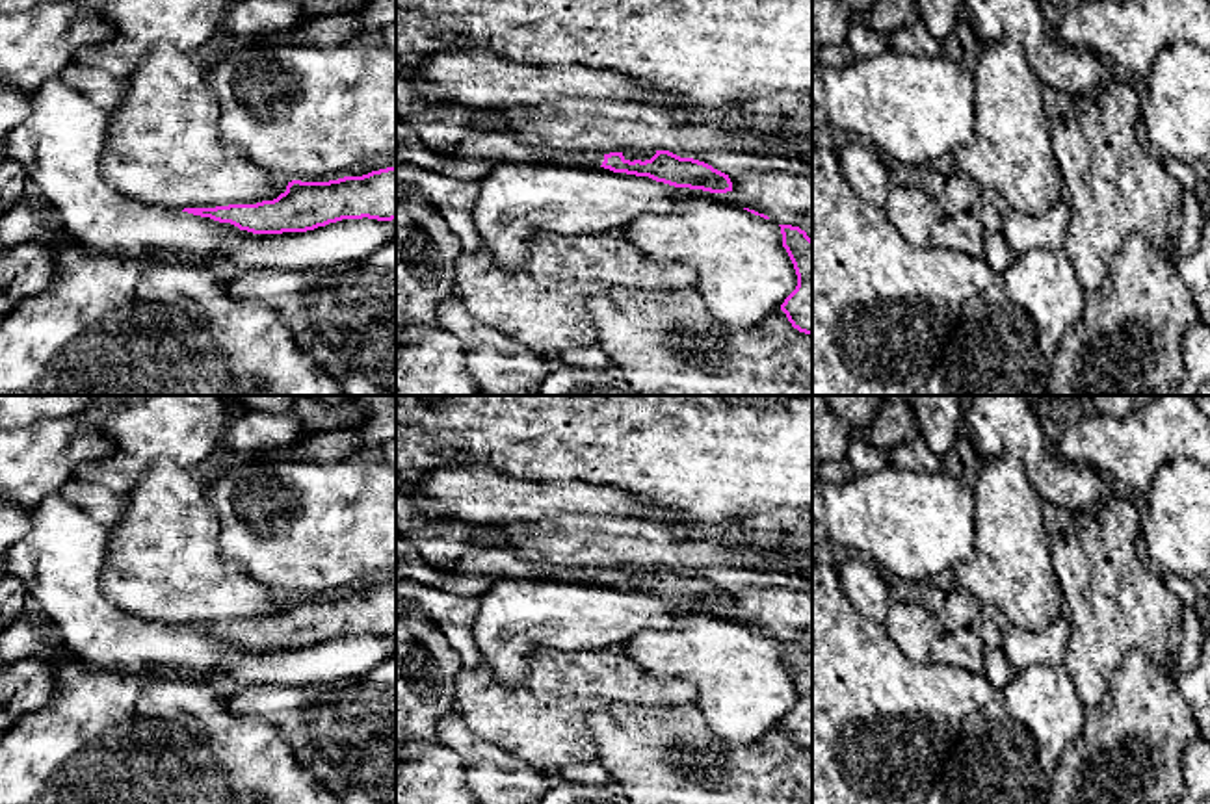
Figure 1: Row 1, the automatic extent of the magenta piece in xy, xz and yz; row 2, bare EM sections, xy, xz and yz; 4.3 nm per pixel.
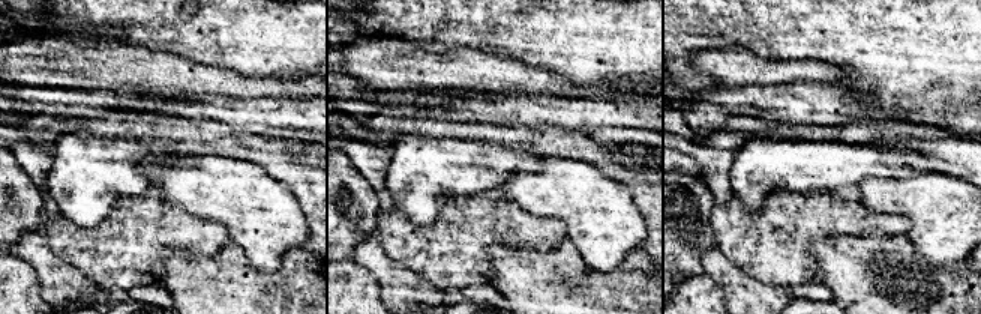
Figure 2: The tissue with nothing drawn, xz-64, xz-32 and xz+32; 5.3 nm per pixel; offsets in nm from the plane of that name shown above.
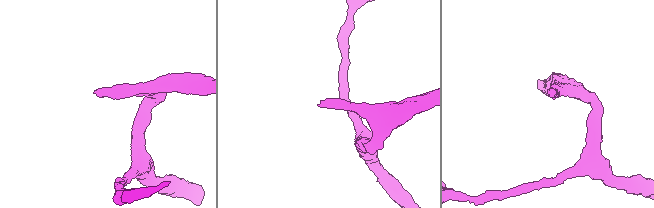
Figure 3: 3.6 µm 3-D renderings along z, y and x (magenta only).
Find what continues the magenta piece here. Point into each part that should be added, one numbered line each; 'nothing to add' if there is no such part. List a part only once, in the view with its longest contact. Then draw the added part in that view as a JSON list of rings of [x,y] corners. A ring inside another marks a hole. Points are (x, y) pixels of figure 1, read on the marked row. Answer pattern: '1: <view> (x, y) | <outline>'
1: xz (512, 151) | [[[485,136],[463,141],[455,150],[455,156],[506,162],[506,163],[524,163],[524,165],[552,163],[558,167],[576,167],[576,169],[597,169],[604,162],[604,154],[600,150],[585,152],[574,147],[558,149],[517,139],[509,139],[500,147],[493,147]]]

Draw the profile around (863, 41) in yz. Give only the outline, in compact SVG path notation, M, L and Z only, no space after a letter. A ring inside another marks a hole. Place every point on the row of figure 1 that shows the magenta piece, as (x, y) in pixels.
M851 24L842 46L820 46L818 63L827 67L844 67L848 58L870 59L890 48L890 35L877 32L866 24Z

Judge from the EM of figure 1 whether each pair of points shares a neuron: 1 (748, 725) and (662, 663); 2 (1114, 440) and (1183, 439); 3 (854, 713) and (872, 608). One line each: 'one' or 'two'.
1: one
2: one
3: two

